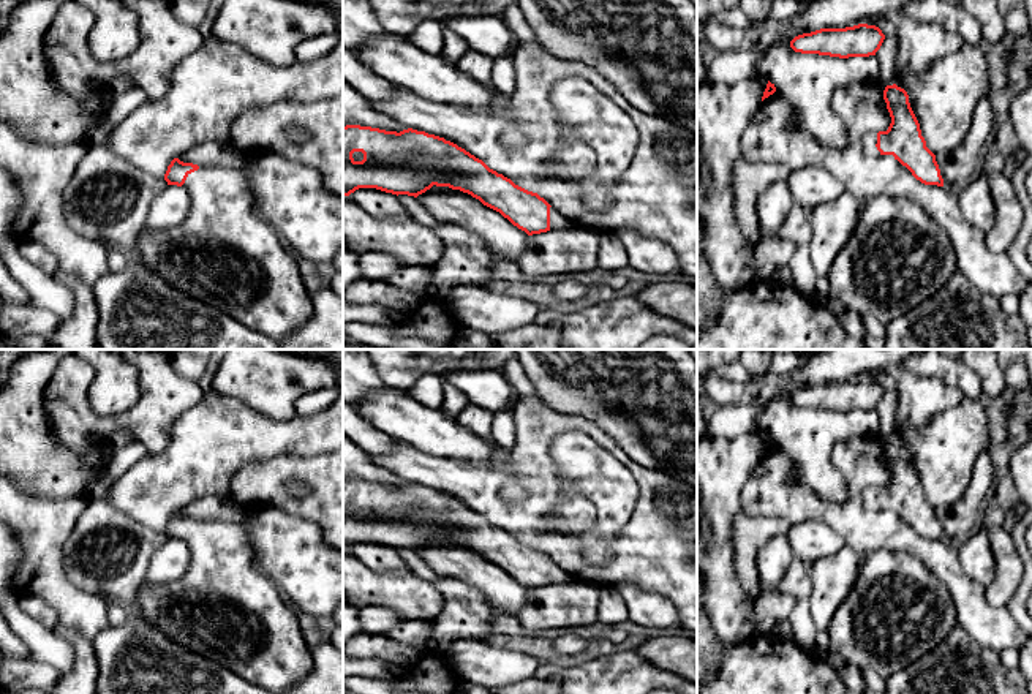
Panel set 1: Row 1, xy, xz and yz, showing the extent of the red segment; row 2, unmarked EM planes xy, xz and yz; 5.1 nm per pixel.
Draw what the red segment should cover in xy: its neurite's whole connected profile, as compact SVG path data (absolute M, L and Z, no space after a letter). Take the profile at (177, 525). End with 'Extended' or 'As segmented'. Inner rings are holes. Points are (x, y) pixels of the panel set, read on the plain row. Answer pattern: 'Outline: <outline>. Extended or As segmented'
Outline: M250 507L237 523L174 512L164 534L185 542L190 568L172 583L147 580L133 605L183 648L284 694L311 672L313 656L297 610L253 566L250 525L259 511Z. Extended

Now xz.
Outline: M360 479L343 481L343 552L359 542L376 542L397 550L417 552L433 539L471 549L528 590L578 580L537 547L515 539L510 533L490 523L482 514L444 492L412 482L397 487Z. Extended

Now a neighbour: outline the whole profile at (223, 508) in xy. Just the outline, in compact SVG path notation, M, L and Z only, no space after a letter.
M228 495L198 498L177 512L183 517L193 517L198 520L217 520L228 523L243 522L247 514L247 511Z

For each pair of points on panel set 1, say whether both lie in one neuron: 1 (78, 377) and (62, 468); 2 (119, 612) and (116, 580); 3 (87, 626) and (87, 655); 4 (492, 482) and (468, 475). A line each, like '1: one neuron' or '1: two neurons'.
1: two neurons
2: two neurons
3: two neurons
4: one neuron

